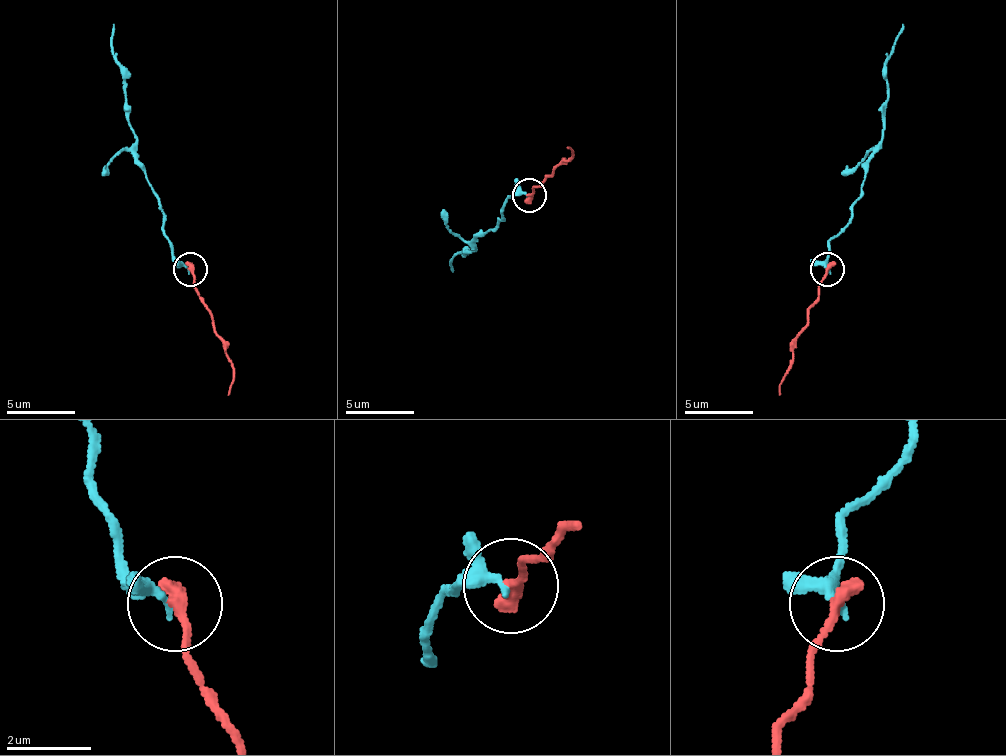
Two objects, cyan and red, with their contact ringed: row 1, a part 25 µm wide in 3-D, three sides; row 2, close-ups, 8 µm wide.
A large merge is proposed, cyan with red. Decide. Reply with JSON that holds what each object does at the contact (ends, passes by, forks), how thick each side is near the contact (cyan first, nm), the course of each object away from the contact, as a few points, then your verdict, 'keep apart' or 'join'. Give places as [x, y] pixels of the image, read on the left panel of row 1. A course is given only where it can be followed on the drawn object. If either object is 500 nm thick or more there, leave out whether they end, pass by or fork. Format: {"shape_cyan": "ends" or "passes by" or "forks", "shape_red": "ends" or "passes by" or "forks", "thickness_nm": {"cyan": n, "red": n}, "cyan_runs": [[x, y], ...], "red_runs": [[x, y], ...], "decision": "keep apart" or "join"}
{"shape_cyan": "passes by", "shape_red": "ends", "thickness_nm": {"cyan": 220, "red": 360}, "cyan_runs": [[188, 270], [174, 256], [143, 164], [136, 157], [130, 127], [126, 79], [113, 24]], "red_runs": [[191, 270], [198, 297], [232, 366], [229, 396]], "decision": "join"}

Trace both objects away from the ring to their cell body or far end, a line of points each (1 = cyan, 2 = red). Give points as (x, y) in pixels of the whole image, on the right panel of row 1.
1: (826, 270), (830, 239), (850, 219), (864, 164), (871, 157), (884, 127), (888, 79), (884, 62), (905, 24)
2: (826, 270), (819, 297), (778, 396)

